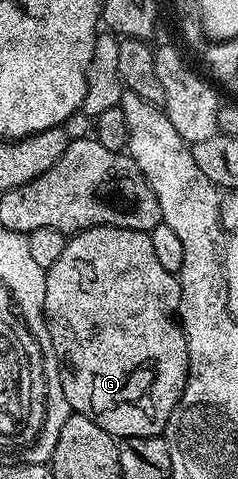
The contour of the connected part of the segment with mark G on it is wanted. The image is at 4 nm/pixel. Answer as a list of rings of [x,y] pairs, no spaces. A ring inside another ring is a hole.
[[[108,225],[83,229],[68,240],[65,251],[61,251],[57,263],[53,263],[53,267],[49,267],[46,271],[43,320],[47,322],[47,330],[51,336],[50,352],[55,353],[54,360],[59,368],[61,387],[64,388],[65,399],[68,400],[71,410],[93,419],[93,423],[97,423],[97,427],[101,427],[101,431],[105,431],[110,437],[116,439],[160,436],[167,428],[169,415],[177,407],[177,403],[185,391],[189,371],[189,351],[187,350],[187,337],[183,334],[177,320],[181,299],[179,278],[176,274],[165,271],[165,267],[161,267],[157,254],[153,252],[153,239],[150,232],[142,233]]]

